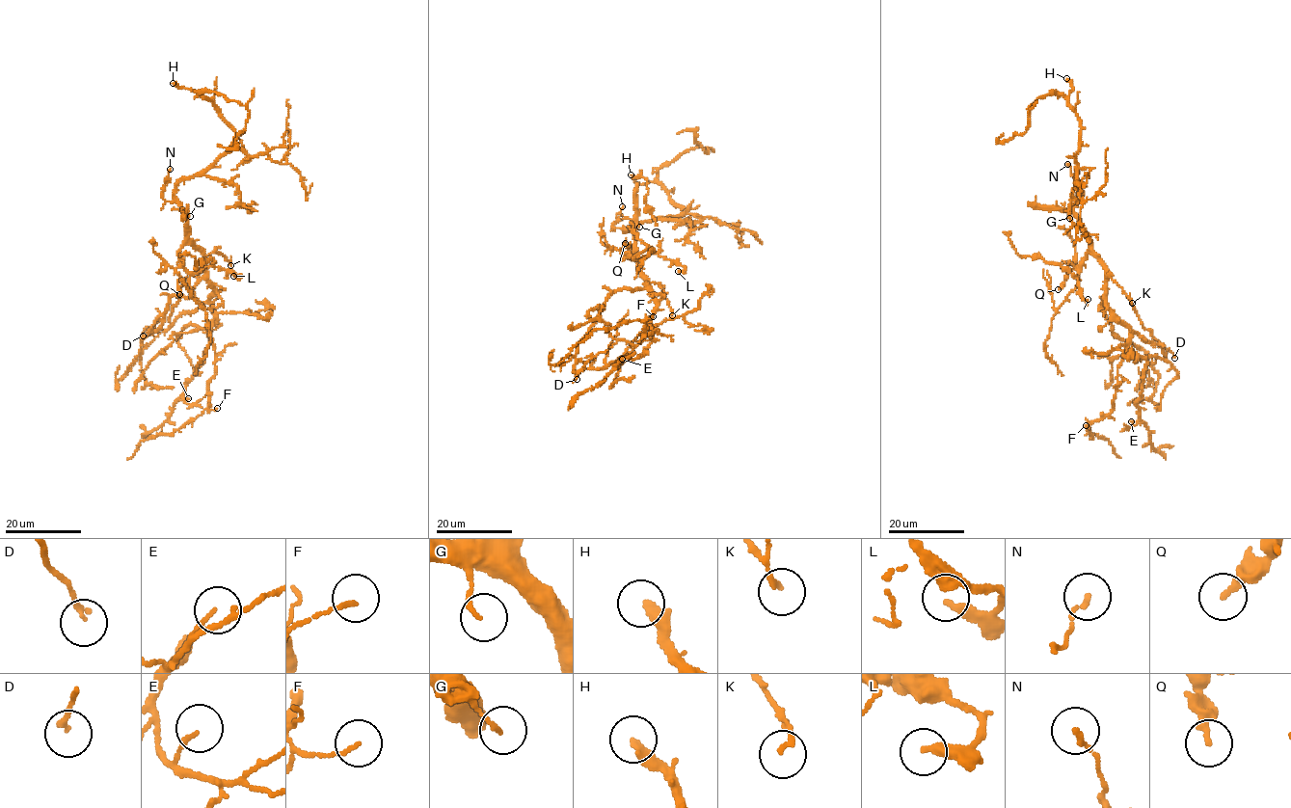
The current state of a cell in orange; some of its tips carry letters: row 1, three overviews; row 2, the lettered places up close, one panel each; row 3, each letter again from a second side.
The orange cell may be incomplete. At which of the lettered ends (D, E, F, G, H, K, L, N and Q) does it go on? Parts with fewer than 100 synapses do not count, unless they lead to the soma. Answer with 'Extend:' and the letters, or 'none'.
Extend: none

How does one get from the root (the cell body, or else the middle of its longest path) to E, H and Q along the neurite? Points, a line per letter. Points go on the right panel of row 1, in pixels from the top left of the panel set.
E: (1089, 237), (1105, 270), (1109, 309), (1129, 330), (1128, 347), (1145, 361), (1139, 421), (1131, 421)
H: (1089, 237), (1073, 210), (1081, 197), (1076, 173), (1081, 121), (1068, 103), (1073, 88), (1066, 78)
Q: (1089, 237), (1089, 250), (1085, 259), (1069, 271), (1058, 289)

